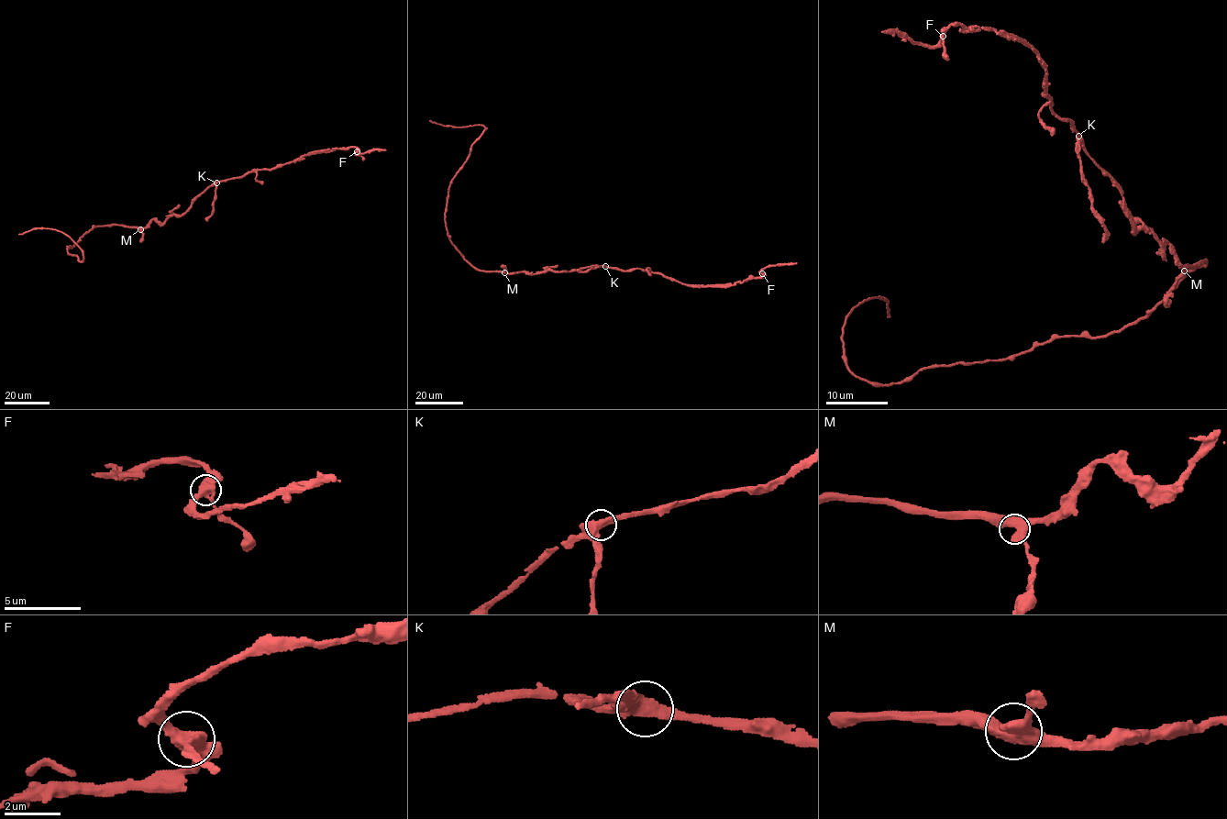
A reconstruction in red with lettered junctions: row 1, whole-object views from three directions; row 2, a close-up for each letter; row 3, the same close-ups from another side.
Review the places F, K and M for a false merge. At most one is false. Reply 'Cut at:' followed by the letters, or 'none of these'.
Cut at: none of these

